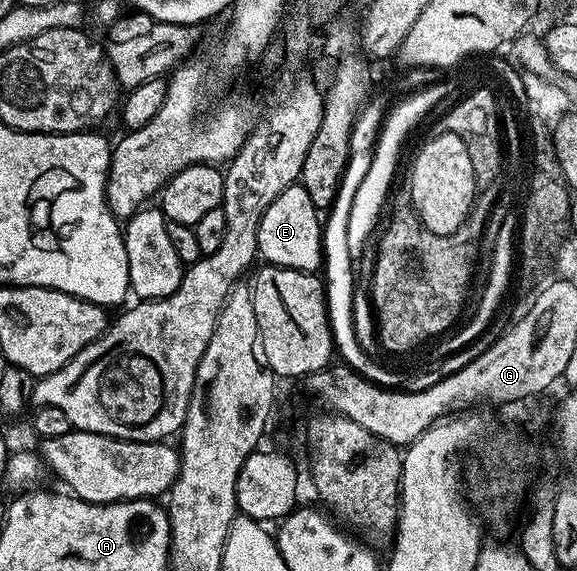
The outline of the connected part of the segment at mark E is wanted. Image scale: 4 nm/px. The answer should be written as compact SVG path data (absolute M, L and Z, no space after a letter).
M298 182L287 190L283 190L279 194L279 198L275 198L275 202L271 202L271 206L267 206L267 210L259 222L257 250L260 259L269 266L290 268L291 270L311 273L316 273L322 267L323 220L319 215L319 209L315 206L315 202L311 202L311 194L307 194L307 190L301 183Z

